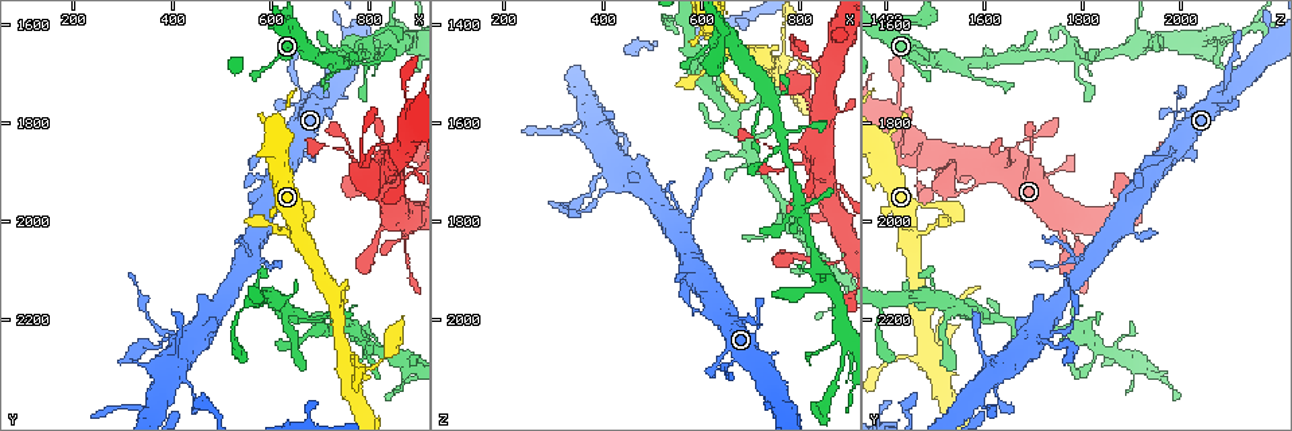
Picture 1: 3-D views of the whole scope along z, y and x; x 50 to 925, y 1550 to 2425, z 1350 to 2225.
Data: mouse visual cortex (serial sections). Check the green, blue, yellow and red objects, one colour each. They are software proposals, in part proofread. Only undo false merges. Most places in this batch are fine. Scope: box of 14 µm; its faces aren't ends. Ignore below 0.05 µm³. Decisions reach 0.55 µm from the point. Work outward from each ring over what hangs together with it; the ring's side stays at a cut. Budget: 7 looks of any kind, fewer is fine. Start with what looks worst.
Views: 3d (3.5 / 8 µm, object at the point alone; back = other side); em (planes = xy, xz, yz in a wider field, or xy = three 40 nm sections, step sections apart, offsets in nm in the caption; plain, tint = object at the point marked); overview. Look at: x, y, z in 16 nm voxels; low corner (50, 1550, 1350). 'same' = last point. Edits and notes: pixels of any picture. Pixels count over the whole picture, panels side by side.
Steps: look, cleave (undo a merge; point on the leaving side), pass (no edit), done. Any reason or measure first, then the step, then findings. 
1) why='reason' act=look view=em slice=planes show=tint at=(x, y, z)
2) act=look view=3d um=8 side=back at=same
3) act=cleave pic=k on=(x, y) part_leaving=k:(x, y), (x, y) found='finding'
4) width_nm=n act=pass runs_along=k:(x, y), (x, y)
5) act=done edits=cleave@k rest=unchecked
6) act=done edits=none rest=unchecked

why='abrupt turn' act=look view=3d um=3.5 at=(820, 1850, 1475)

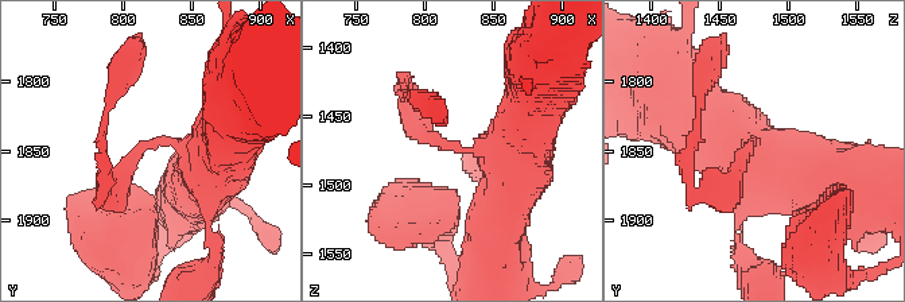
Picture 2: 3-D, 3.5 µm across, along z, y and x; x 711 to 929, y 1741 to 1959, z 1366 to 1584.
arm_widths_nm=250,700 act=look view=em slice=planes show=plain at=(816, 1844, 1470)

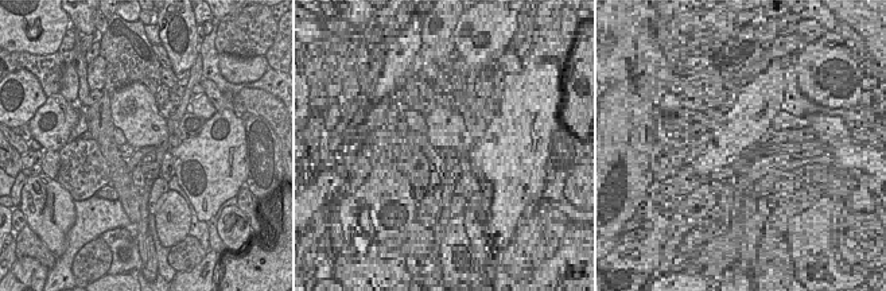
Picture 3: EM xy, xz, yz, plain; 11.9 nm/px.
why='where the object lies' act=look view=em slice=planes show=tint at=same

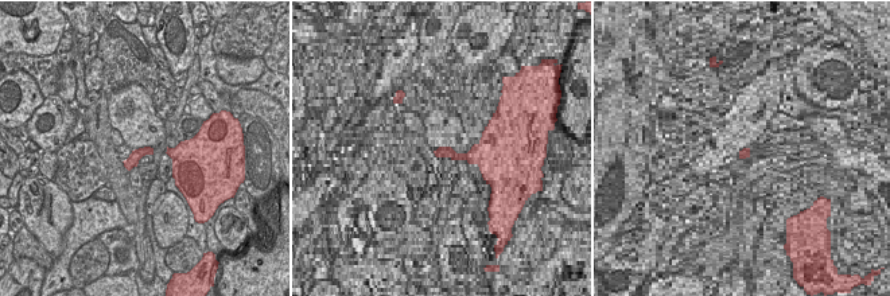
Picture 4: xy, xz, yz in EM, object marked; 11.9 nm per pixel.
act=pass runs_along=2:(513, 170), (505, 148), (431, 139), (406, 97) found='continuous, no second cell'

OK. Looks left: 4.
act=look view=3d um=3.5 at=(875, 2020, 1820)

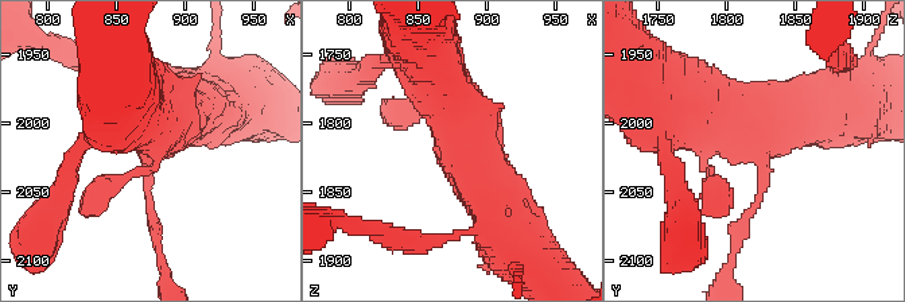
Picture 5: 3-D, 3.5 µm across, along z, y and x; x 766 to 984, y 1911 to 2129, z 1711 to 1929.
arms=4 arm_widths_nm=100,100,600,700 why='shape alone is not enough' act=look view=em slice=xy step=2 show=tint at=(874, 2022, 1824)

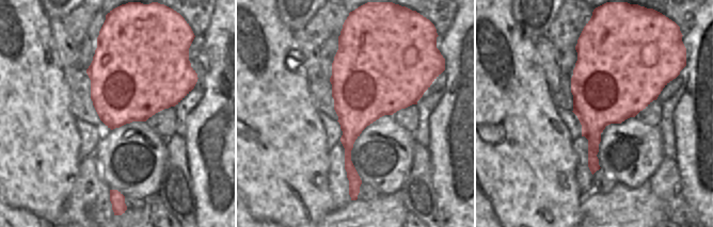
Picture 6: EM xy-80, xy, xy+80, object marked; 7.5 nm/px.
act=look view=em slice=planes show=tint at=same

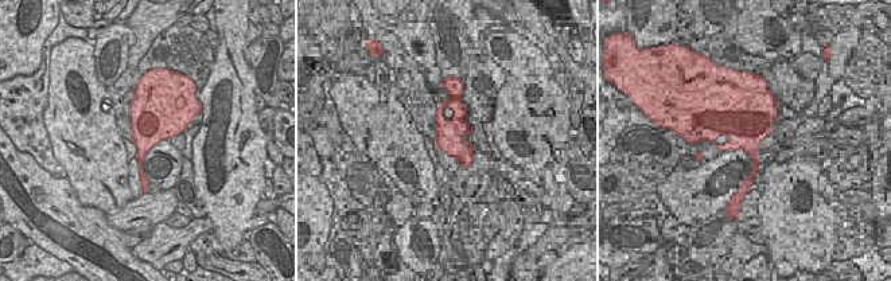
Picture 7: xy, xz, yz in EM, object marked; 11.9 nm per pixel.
act=pass runs_along=5:(438, 80), (500, 215), (492, 225) found='all the same cell'

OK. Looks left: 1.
act=done edits=none rest=unchecked

